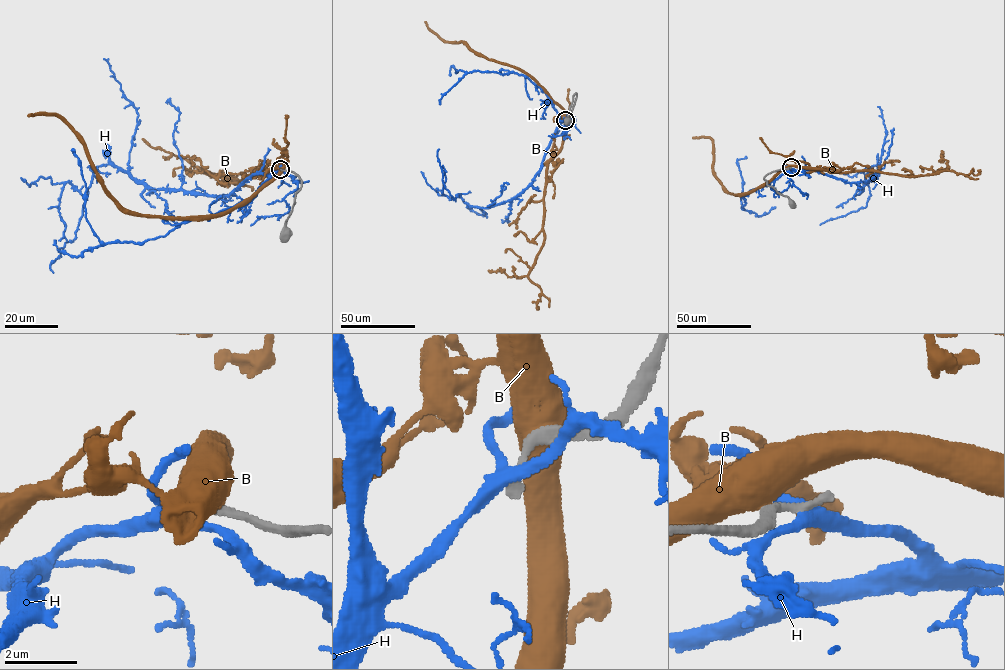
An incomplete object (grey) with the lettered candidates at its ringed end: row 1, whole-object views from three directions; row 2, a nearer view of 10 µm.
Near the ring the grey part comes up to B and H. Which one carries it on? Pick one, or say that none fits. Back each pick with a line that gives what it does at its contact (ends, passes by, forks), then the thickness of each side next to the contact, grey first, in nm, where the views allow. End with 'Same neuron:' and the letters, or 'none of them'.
Same neuron: none of them

